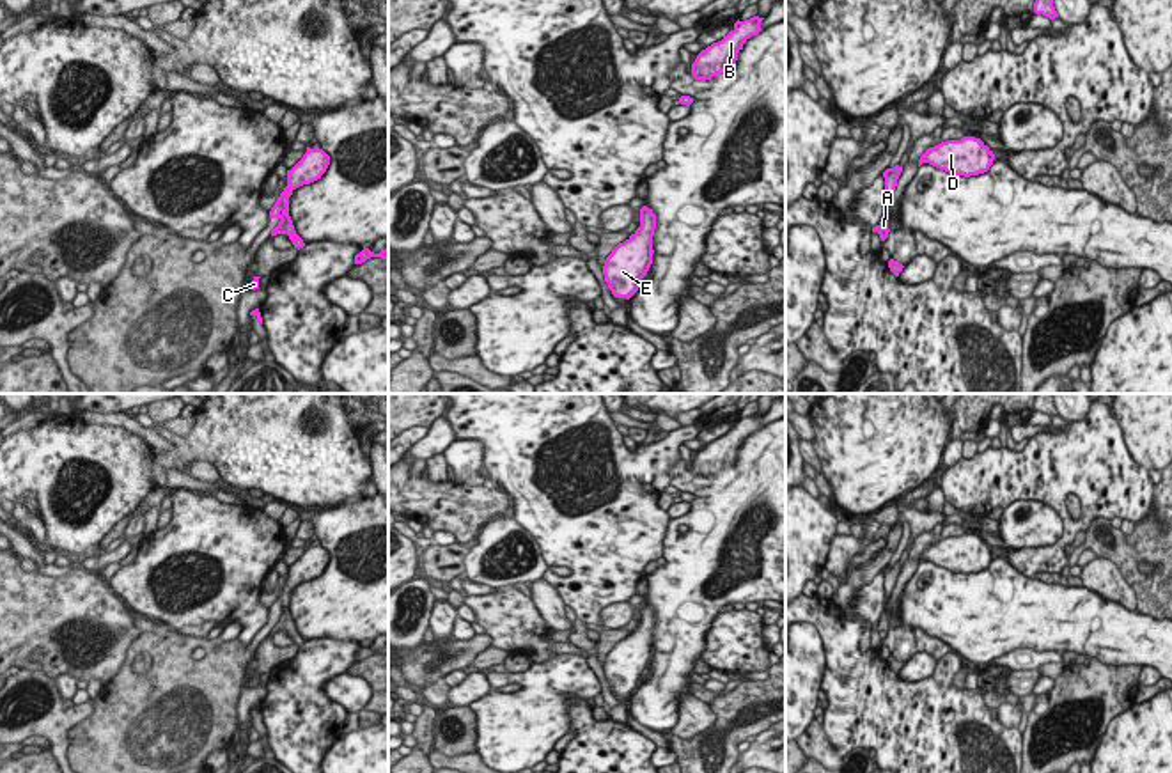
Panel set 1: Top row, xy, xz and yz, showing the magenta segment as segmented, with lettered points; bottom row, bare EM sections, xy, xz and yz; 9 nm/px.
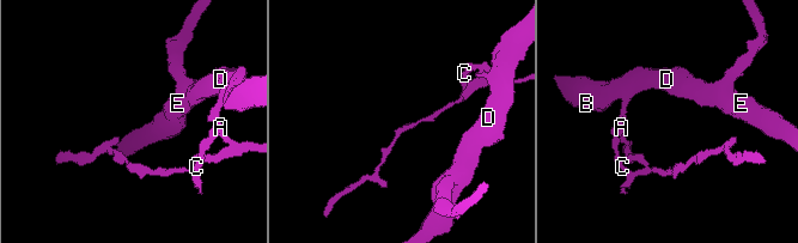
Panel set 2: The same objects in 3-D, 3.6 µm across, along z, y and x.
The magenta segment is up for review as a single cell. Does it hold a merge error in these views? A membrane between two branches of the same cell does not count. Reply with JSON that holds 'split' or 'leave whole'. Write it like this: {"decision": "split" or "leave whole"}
{"decision": "leave whole"}

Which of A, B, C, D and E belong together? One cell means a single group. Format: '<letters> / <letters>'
A B C D E

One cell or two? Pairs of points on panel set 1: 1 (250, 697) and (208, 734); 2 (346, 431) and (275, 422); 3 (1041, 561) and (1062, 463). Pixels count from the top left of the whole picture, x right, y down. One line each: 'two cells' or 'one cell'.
1: two cells
2: one cell
3: one cell

